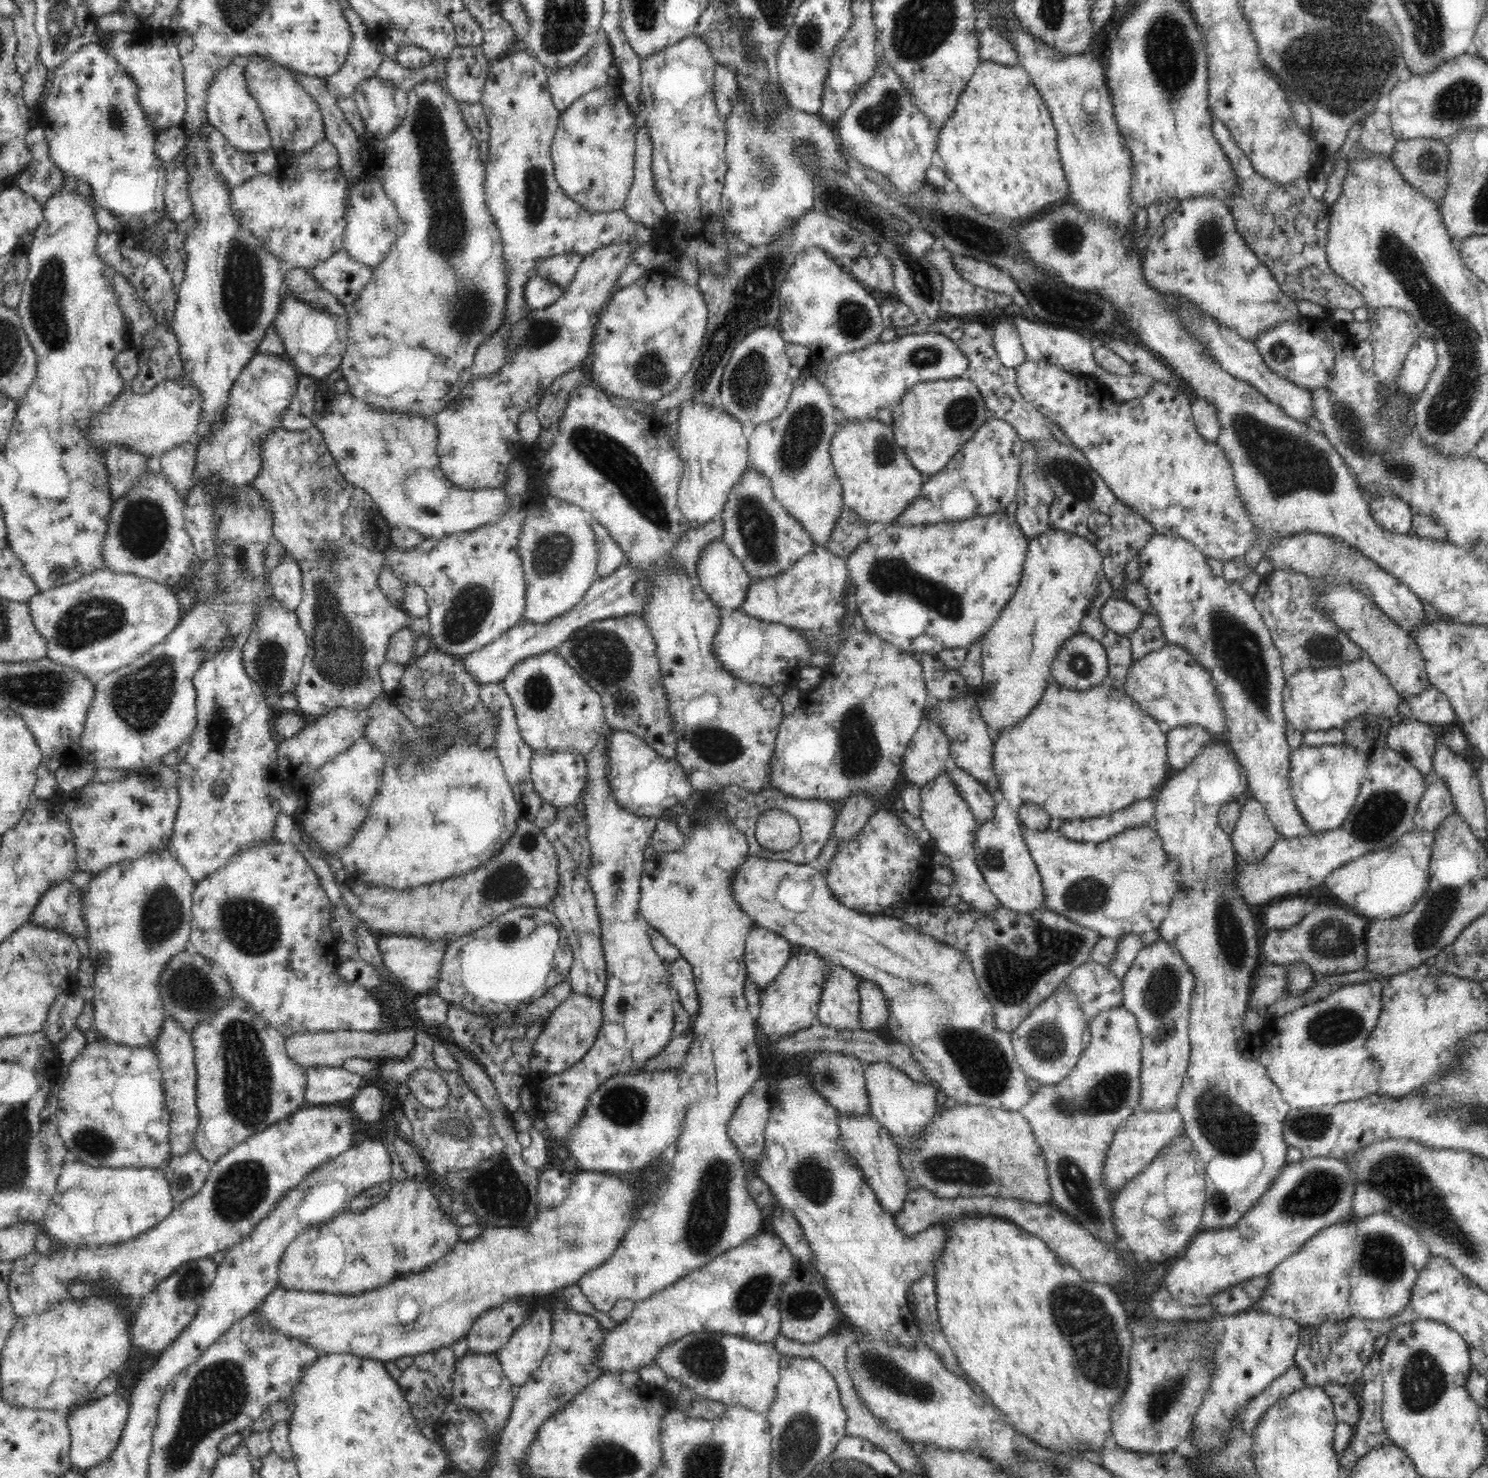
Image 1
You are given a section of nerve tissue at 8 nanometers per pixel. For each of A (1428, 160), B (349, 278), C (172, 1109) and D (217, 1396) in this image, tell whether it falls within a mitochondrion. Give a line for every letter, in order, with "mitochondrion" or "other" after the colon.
A: mitochondrion
B: other
C: other
D: mitochondrion

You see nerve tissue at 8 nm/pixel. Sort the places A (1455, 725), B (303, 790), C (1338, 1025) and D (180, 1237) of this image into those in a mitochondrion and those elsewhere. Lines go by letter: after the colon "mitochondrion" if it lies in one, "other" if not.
A: other
B: other
C: mitochondrion
D: other

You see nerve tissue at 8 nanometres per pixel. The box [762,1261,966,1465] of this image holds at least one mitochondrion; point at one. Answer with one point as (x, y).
(880, 1370)

